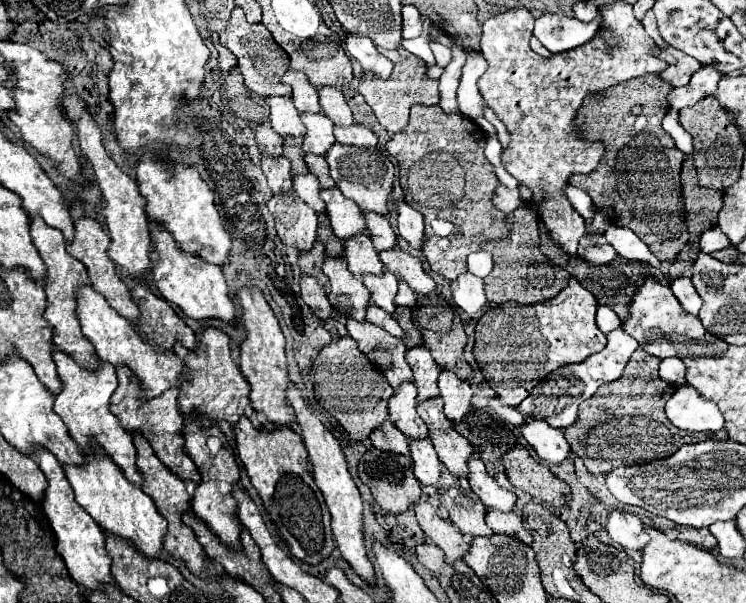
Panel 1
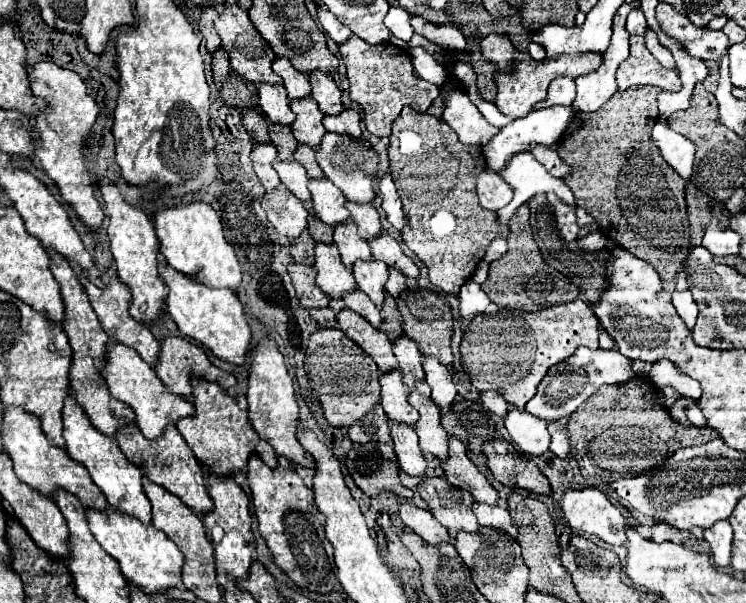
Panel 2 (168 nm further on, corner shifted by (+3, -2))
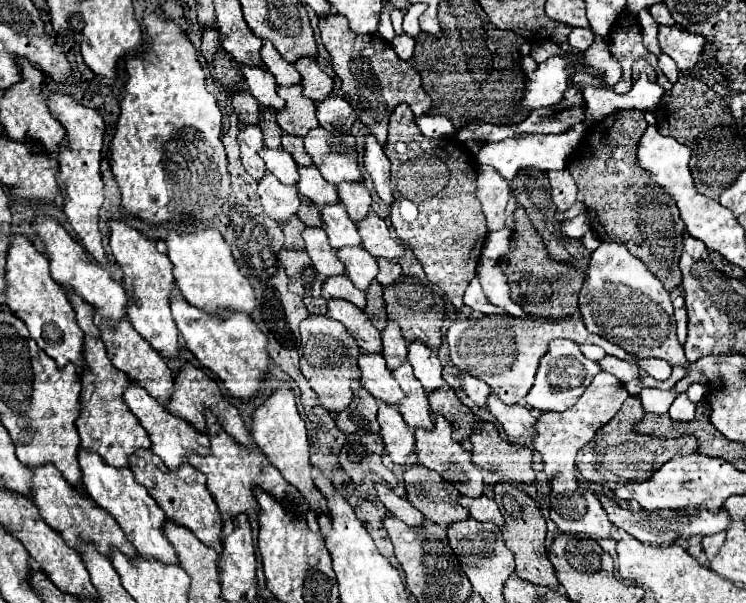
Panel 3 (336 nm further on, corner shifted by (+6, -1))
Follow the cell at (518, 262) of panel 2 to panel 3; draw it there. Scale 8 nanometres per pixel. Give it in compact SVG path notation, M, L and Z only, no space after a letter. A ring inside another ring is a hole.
M521 208L515 210L515 230L511 234L509 254L505 254L505 258L499 260L499 266L505 272L505 276L509 278L511 300L519 302L519 306L527 314L531 314L535 318L559 320L559 318L569 318L577 312L577 298L579 298L579 290L585 280L585 270L553 260L547 254L547 248L545 248L541 236L537 234L537 230L529 222L525 210L521 210Z

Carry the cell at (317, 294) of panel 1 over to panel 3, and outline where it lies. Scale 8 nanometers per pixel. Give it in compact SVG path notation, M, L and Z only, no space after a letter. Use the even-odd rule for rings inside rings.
M283 248L279 252L279 260L287 270L289 276L289 290L299 296L321 296L323 280L319 278L317 270L313 270L313 264L305 250L289 250Z

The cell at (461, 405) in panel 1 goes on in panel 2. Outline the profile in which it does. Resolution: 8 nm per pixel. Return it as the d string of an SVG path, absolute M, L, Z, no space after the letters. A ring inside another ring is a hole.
M424 357L422 367L426 373L426 381L432 387L432 401L436 403L436 407L442 411L452 409L458 391L456 391L456 385L452 381L450 371L432 357Z

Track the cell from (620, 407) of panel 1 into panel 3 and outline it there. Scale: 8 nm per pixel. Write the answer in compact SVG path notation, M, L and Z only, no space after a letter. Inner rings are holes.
M629 396L625 400L625 404L621 406L621 410L617 412L617 416L609 424L605 424L597 432L597 436L577 454L575 462L585 480L597 482L597 470L605 468L605 470L621 476L627 482L643 482L643 480L649 480L653 476L653 472L659 466L663 466L665 462L669 462L671 458L693 454L697 450L697 442L693 436L681 436L677 440L663 440L663 438L655 438L655 436L635 434L633 424L639 422L643 418L643 414L645 414L645 410L641 408L641 400L637 396Z

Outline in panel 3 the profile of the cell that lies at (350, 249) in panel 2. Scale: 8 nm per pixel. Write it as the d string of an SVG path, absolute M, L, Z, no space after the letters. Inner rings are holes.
M337 202L335 206L323 206L321 220L325 224L325 232L329 236L331 248L337 250L341 246L359 246L361 244L357 226L349 218L349 214L341 202Z

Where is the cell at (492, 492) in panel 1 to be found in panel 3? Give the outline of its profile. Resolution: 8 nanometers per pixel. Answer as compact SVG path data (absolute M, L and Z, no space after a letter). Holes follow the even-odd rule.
M435 414L433 416L433 430L415 430L415 454L419 464L435 470L437 474L441 474L447 482L451 482L461 494L477 498L483 492L483 478L481 478L481 470L477 470L471 462L469 452L463 450L461 444L457 444L451 438L451 424L441 416Z

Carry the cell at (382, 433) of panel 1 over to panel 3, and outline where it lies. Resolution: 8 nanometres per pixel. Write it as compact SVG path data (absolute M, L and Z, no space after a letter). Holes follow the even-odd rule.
M355 386L353 402L335 414L335 424L345 434L379 432L377 400L367 390L363 390L363 386Z

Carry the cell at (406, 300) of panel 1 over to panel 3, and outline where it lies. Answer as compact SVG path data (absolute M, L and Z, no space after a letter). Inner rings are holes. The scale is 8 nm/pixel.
M377 258L377 264L379 264L379 274L377 274L379 284L389 286L389 284L393 284L401 276L401 266L395 260Z

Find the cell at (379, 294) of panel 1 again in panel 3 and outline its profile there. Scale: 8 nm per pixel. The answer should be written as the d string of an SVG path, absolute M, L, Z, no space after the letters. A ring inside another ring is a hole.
M343 246L337 250L337 258L345 264L347 276L359 290L367 290L371 280L377 276L375 258L361 246Z

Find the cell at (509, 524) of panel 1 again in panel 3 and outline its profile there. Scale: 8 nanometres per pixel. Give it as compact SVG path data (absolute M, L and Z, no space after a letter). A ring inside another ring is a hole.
M459 496L461 506L465 506L471 514L471 518L479 522L491 522L495 526L503 526L503 516L495 504L493 498L489 496L479 496L479 498L469 498L469 496Z

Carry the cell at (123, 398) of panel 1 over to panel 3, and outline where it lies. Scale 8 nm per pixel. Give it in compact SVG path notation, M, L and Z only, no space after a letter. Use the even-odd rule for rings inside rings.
M137 450L131 458L129 458L129 468L135 474L135 480L139 484L143 484L151 498L159 504L159 508L165 512L169 522L175 522L179 526L185 526L187 530L191 530L205 546L215 546L217 542L221 542L221 532L223 532L223 520L221 514L217 510L217 504L213 500L213 496L209 494L207 486L205 486L205 474L201 474L199 470L195 470L191 464L183 464L177 472L169 470L159 456L155 456L151 450Z

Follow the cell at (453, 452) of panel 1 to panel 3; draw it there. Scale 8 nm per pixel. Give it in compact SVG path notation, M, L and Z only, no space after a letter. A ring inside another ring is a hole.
M409 362L401 364L397 370L393 370L393 378L399 382L401 390L405 392L405 400L399 406L401 416L411 428L433 428L433 418L427 402L427 392L423 390L421 382L415 378L413 368Z

